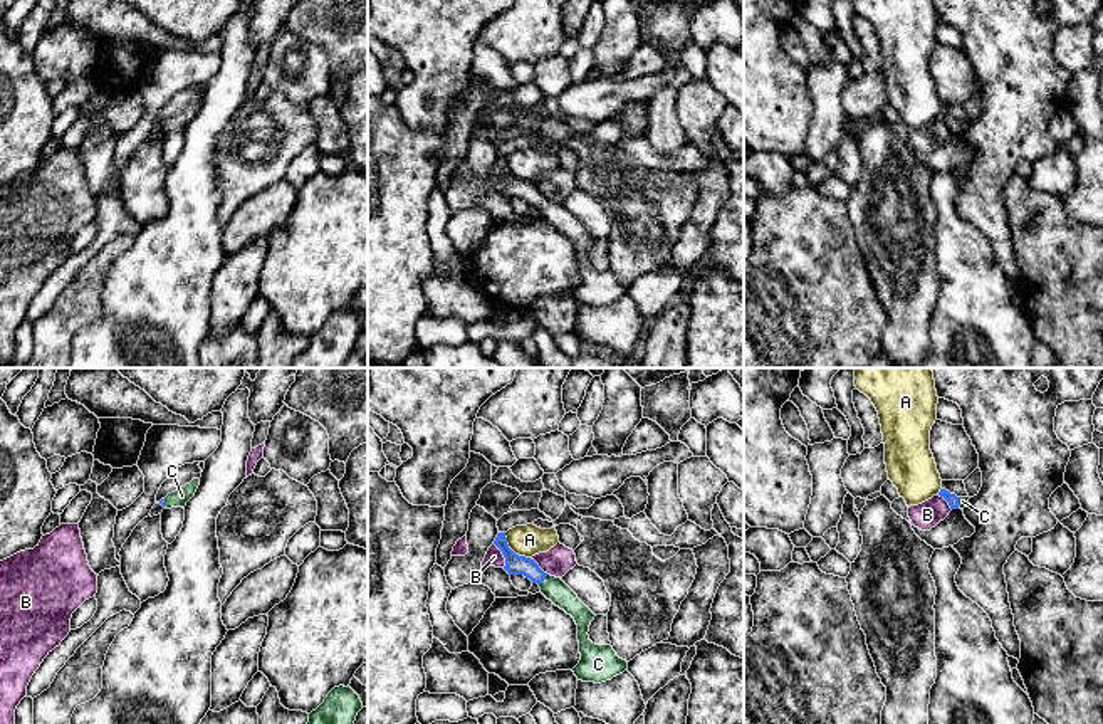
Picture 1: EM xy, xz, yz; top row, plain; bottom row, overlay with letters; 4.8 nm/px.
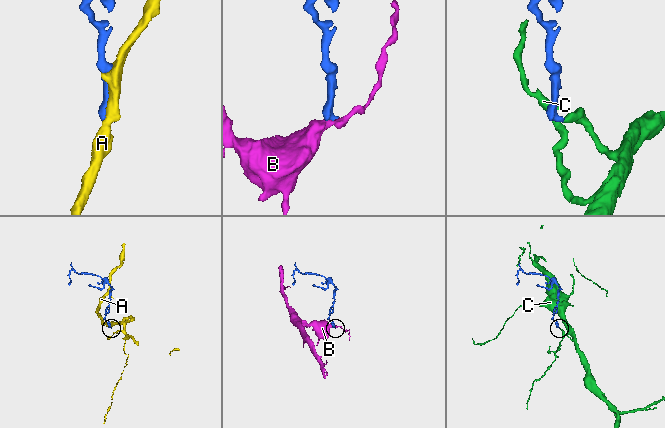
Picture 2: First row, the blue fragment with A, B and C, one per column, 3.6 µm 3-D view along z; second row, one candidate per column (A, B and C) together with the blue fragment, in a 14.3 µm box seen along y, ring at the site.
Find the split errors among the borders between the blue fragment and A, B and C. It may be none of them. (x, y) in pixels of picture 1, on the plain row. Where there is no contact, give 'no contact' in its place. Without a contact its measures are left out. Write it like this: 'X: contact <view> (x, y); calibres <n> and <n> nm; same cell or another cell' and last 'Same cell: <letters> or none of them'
A: contact xz (511, 173); calibres 100 and 150 nm; another cell
B: contact xz (502, 177); calibres 100 and 90 nm; another cell
C: contact xz (543, 204); calibres 100 and 110 nm; same cell
Same cell: C

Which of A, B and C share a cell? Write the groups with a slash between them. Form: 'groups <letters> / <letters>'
groups A / B / C

